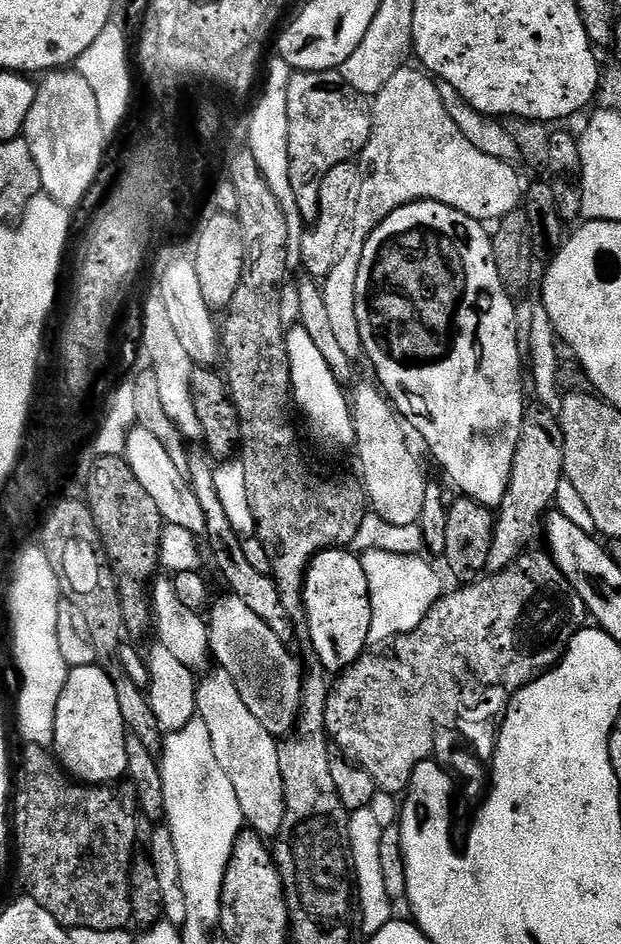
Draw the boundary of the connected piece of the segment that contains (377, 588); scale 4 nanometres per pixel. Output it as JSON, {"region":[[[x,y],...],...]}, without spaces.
{"region":[[[376,548],[373,552],[360,556],[362,566],[366,570],[366,578],[370,586],[370,618],[369,645],[375,646],[383,640],[389,642],[412,632],[420,625],[422,618],[440,601],[440,576],[420,556],[407,556],[404,552],[387,552],[384,548]]]}

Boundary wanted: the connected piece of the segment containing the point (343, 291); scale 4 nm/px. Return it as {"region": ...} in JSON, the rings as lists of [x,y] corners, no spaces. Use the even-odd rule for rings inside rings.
{"region":[[[412,66],[400,68],[371,101],[372,133],[358,157],[360,184],[356,187],[350,235],[338,266],[322,280],[330,330],[342,350],[353,358],[364,350],[356,313],[358,266],[365,240],[383,220],[390,218],[394,210],[419,200],[445,204],[481,222],[499,222],[522,204],[522,183],[517,169],[470,146],[446,106],[442,106],[436,80],[420,72],[415,72]]]}

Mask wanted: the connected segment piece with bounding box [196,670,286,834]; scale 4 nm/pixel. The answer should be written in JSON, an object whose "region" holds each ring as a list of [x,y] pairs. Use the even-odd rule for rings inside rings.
{"region":[[[216,670],[213,676],[207,676],[196,685],[196,710],[199,719],[204,720],[210,730],[214,758],[218,758],[218,766],[226,770],[226,778],[230,778],[230,783],[234,785],[245,825],[261,834],[279,834],[284,825],[286,802],[282,766],[278,764],[280,744],[277,737],[272,736],[270,730],[266,730],[266,726],[254,718],[254,714],[250,714],[230,674]]]}

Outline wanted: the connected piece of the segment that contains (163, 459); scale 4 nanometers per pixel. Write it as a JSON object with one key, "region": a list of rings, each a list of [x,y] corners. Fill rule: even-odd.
{"region":[[[136,426],[129,432],[125,440],[123,457],[128,461],[130,470],[134,470],[134,478],[142,482],[146,494],[154,498],[154,503],[162,514],[165,525],[173,524],[193,533],[196,538],[206,533],[206,514],[202,514],[202,506],[198,506],[198,498],[194,498],[194,490],[188,482],[185,469],[170,458],[170,450],[150,434],[150,430]]]}

